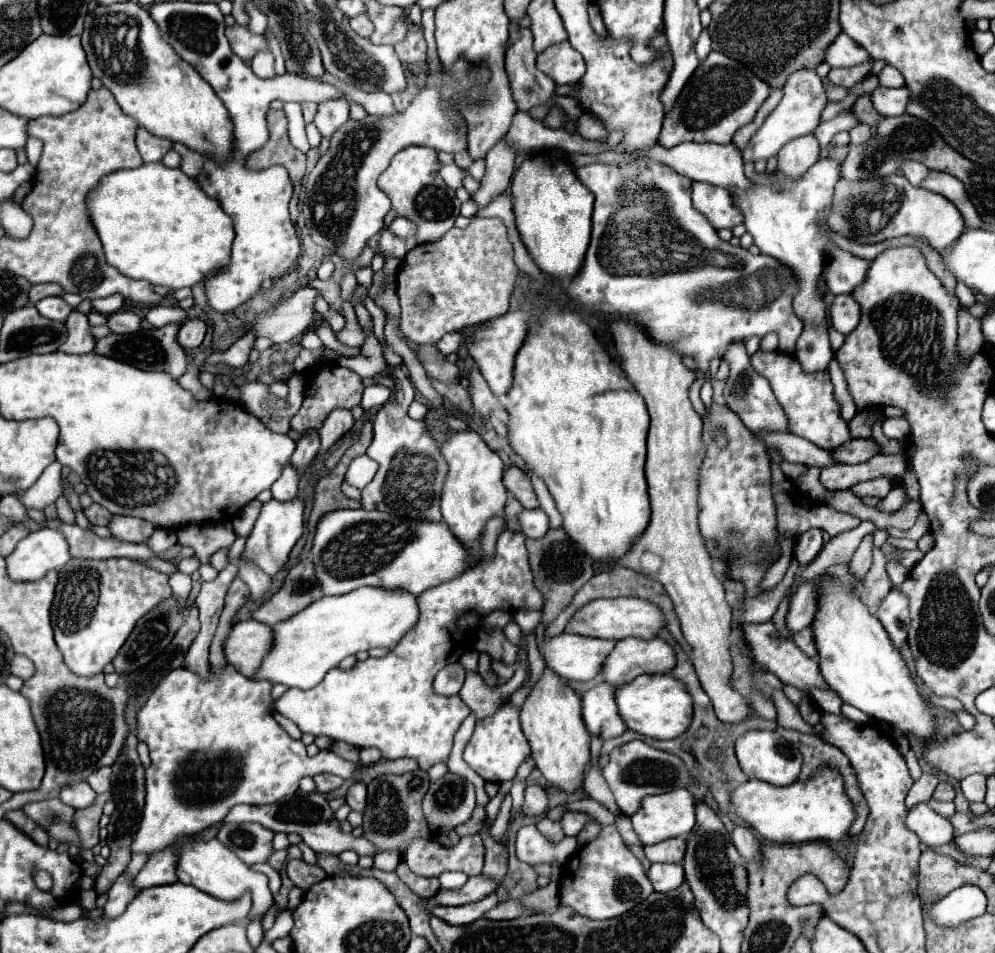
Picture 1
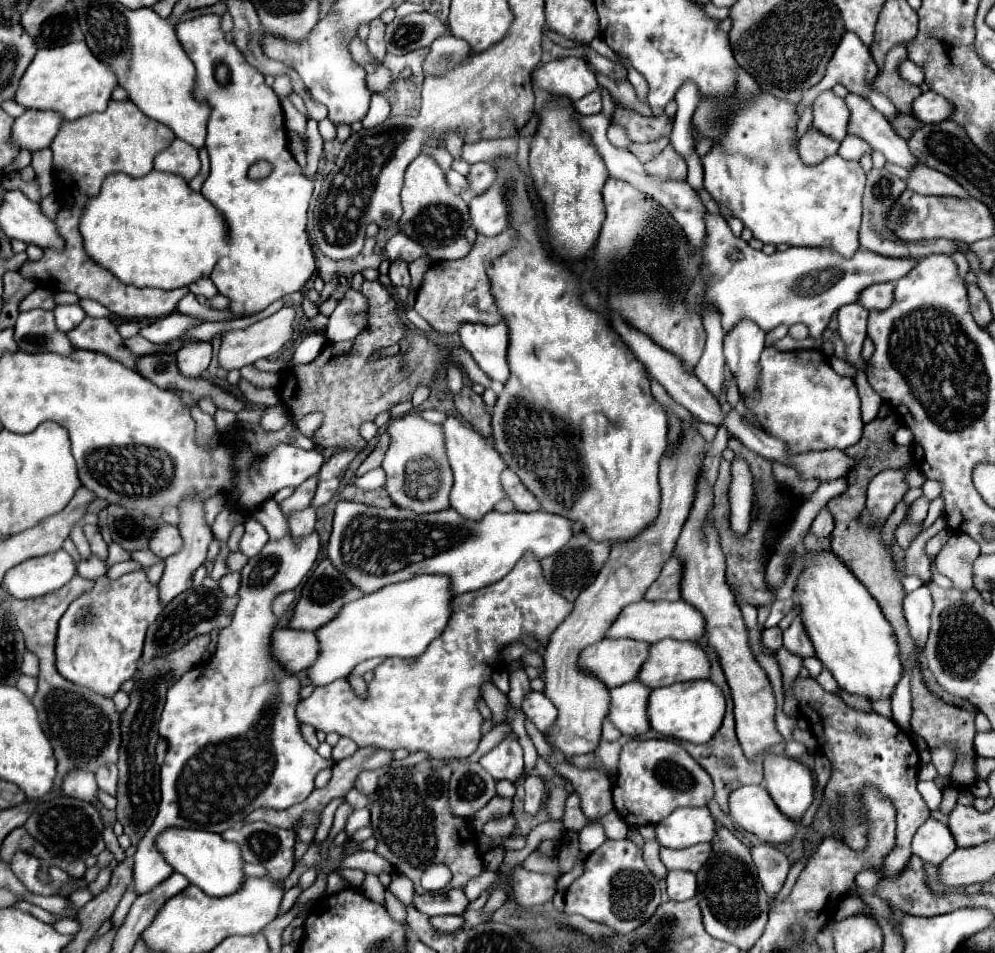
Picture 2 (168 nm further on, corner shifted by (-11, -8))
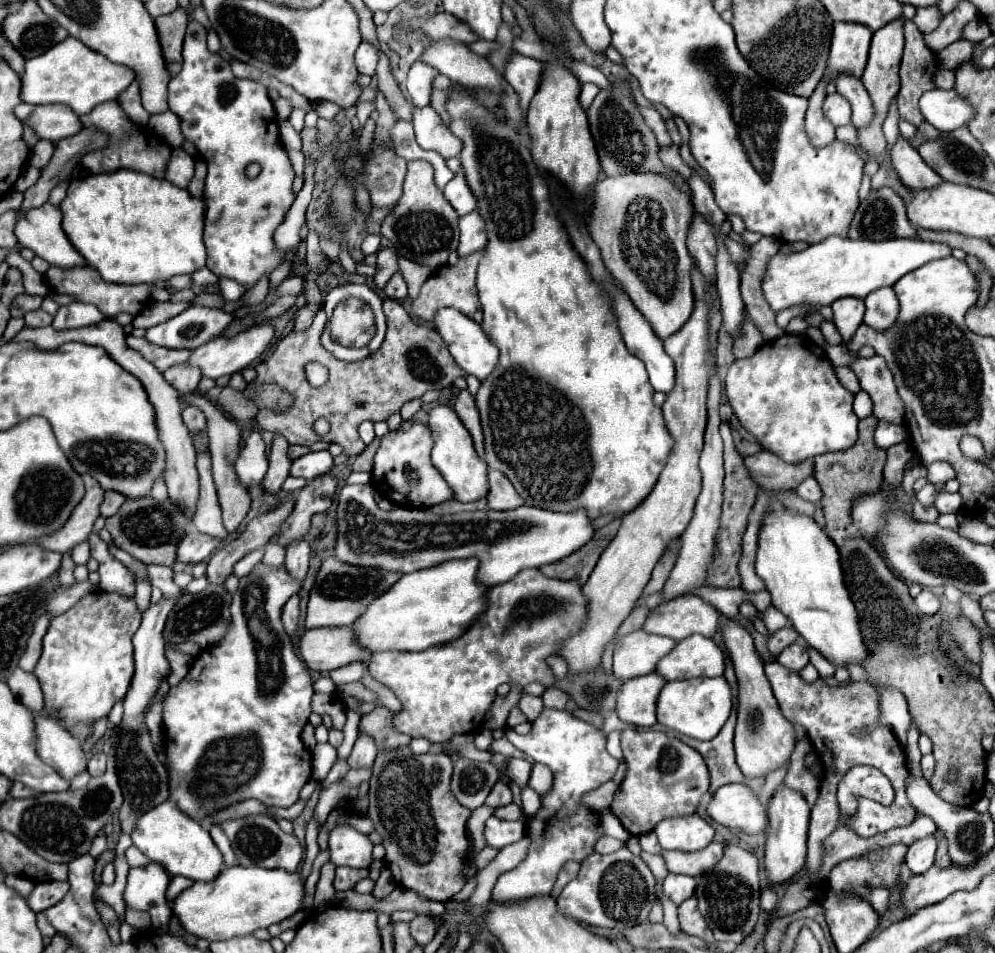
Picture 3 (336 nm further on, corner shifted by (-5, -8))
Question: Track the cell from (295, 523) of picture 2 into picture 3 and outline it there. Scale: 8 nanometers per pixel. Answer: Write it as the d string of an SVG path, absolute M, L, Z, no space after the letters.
M298 539L286 545L286 569L298 577L300 581L306 577L308 571L308 559L310 559L310 545L306 539Z

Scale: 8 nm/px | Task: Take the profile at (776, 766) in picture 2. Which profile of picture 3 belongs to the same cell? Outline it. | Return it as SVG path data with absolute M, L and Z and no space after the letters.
M784 783L774 791L768 801L768 841L766 841L766 877L768 883L784 883L790 881L806 861L806 831L810 821L810 805L800 791L786 787Z

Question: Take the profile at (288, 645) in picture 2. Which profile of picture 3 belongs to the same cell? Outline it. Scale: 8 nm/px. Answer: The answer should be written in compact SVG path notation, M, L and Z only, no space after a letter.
M326 627L304 631L296 649L300 659L312 671L332 671L352 661L368 661L368 653L354 641L352 627Z

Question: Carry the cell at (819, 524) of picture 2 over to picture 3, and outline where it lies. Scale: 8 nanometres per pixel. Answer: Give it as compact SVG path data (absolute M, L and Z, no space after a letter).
M808 477L808 479L796 489L796 493L798 493L802 499L810 501L810 503L820 503L820 499L822 499L820 485L818 485L818 481L816 481L814 477Z

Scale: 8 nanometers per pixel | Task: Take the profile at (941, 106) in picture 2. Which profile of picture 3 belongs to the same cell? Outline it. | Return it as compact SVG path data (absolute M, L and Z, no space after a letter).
M932 89L920 97L920 113L938 131L952 131L966 125L972 117L970 103L958 93Z

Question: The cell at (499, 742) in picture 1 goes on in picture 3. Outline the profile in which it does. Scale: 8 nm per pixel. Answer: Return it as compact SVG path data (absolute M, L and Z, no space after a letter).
M458 735L458 737L452 737L450 743L458 749L458 755L464 755L464 757L470 757L474 761L492 761L492 753L490 751L480 751L472 745L472 735Z

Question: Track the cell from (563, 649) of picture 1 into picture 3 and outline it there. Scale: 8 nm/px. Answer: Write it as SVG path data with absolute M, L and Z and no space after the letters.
M632 631L616 637L614 645L614 675L618 679L634 679L654 671L654 665L676 643L662 635L648 635L644 631Z

